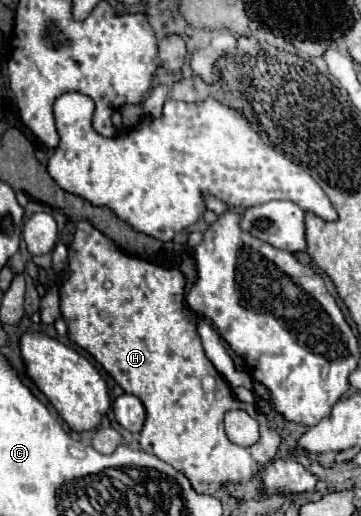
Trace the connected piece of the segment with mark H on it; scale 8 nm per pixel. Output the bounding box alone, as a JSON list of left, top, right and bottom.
[61,223,281,493]

